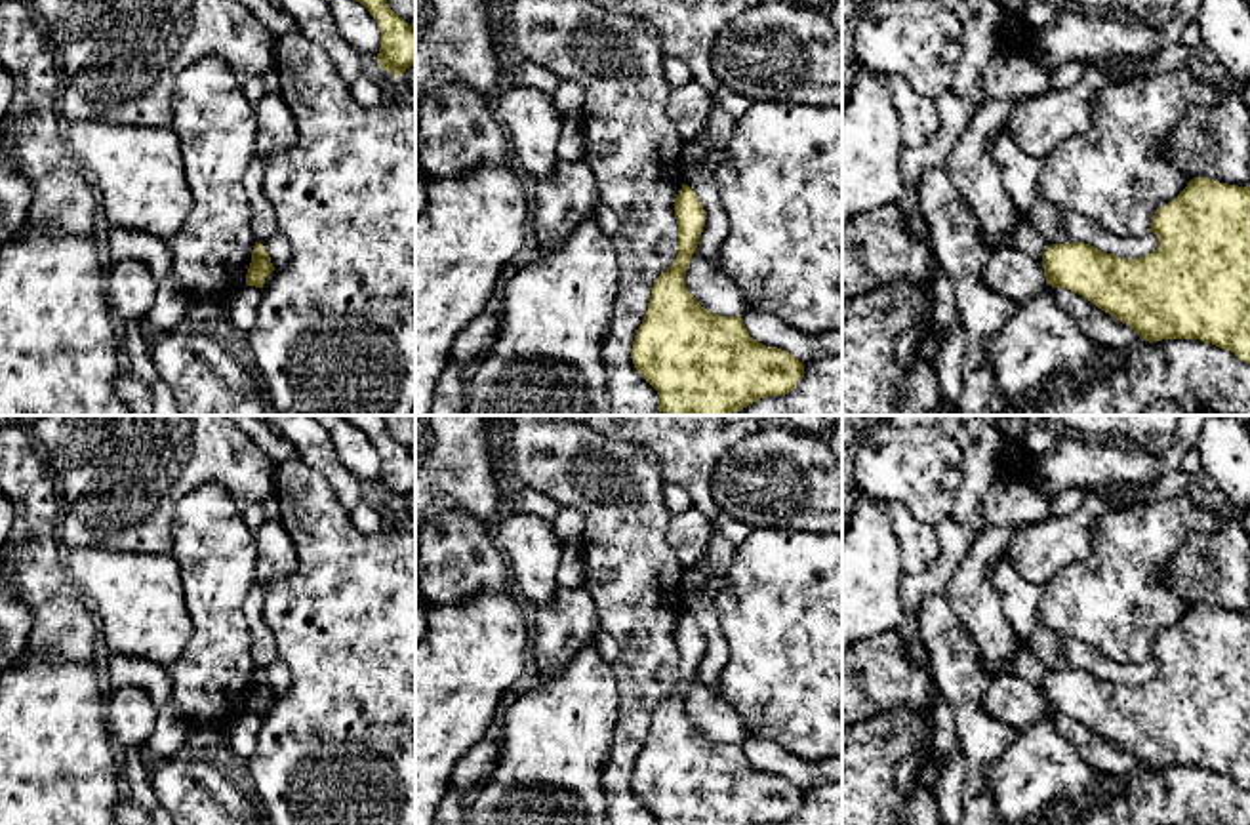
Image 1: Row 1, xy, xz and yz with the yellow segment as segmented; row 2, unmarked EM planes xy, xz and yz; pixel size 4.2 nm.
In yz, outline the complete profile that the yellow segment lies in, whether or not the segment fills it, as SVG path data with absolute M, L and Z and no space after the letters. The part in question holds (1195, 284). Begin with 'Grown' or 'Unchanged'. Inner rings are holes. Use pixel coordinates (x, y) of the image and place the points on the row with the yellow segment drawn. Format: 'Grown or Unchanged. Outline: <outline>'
Grown. Outline: M1195 177L1155 211L1151 232L1159 236L1159 248L1139 259L1117 257L1084 242L1052 244L1042 259L997 248L981 278L1012 301L1025 301L1046 284L1067 288L1149 343L1200 339L1250 364L1250 185Z

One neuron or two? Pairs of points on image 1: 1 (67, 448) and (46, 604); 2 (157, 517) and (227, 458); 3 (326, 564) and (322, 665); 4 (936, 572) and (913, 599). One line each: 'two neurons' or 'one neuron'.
1: two neurons
2: one neuron
3: one neuron
4: one neuron

